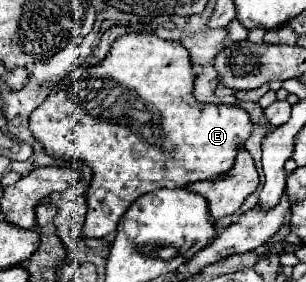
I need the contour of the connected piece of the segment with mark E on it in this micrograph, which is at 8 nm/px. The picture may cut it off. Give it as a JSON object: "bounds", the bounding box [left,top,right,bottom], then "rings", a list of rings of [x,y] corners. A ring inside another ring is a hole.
{"bounds":[30,34,252,238],"rings":[[[128,34],[122,36],[120,40],[116,40],[116,44],[112,44],[108,56],[104,62],[100,62],[98,66],[90,66],[84,70],[82,76],[74,76],[70,80],[60,82],[50,94],[48,98],[30,114],[30,130],[34,134],[34,138],[42,144],[44,152],[52,158],[74,158],[74,160],[82,160],[84,164],[88,164],[92,168],[92,182],[86,194],[86,204],[88,204],[88,212],[86,212],[86,222],[84,222],[84,236],[86,238],[104,238],[110,232],[116,230],[122,214],[130,208],[130,204],[146,194],[146,192],[154,192],[158,188],[184,188],[192,182],[198,180],[210,180],[216,178],[220,174],[226,174],[232,164],[234,164],[234,156],[236,150],[246,142],[246,138],[252,132],[252,122],[250,116],[236,108],[236,106],[216,106],[216,104],[202,104],[192,96],[192,82],[194,82],[194,70],[190,66],[190,54],[188,50],[184,50],[178,42],[170,42],[170,40],[162,40],[156,34]]]}

